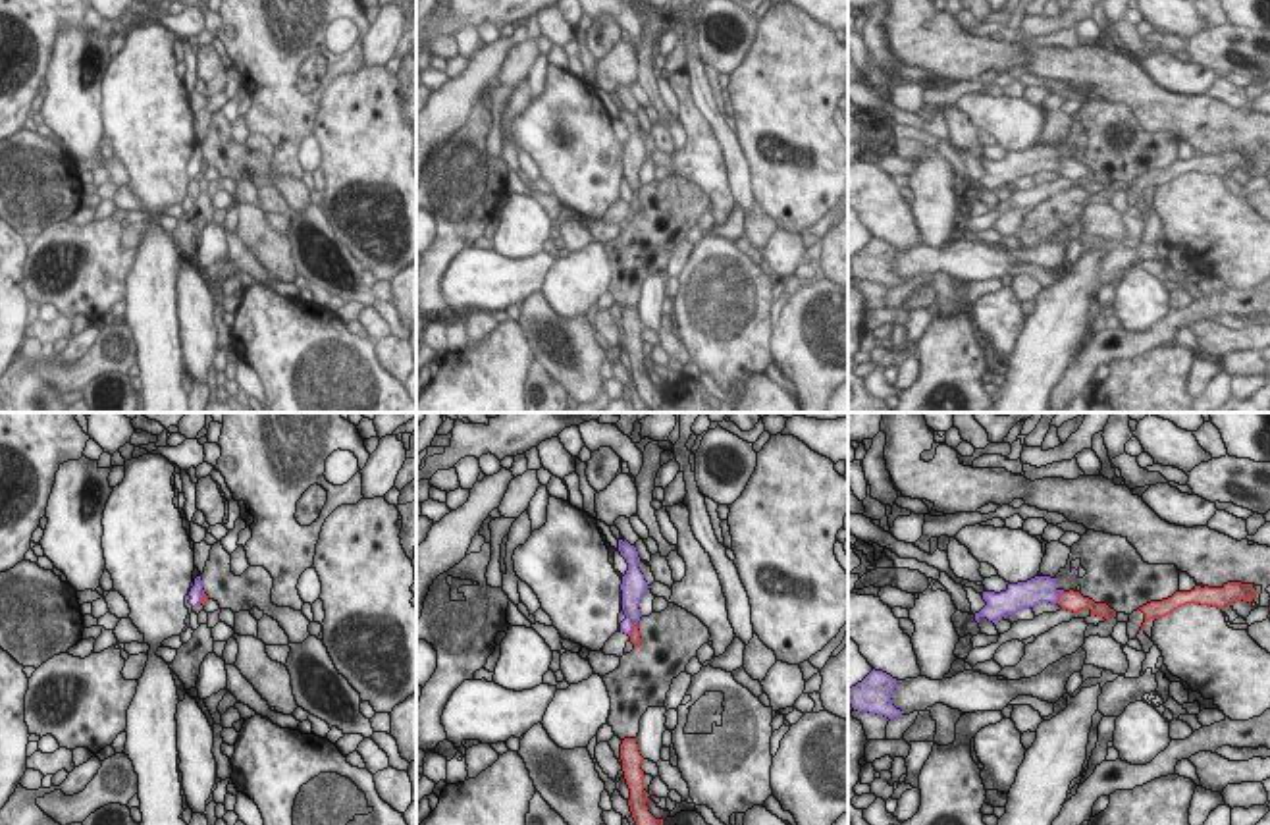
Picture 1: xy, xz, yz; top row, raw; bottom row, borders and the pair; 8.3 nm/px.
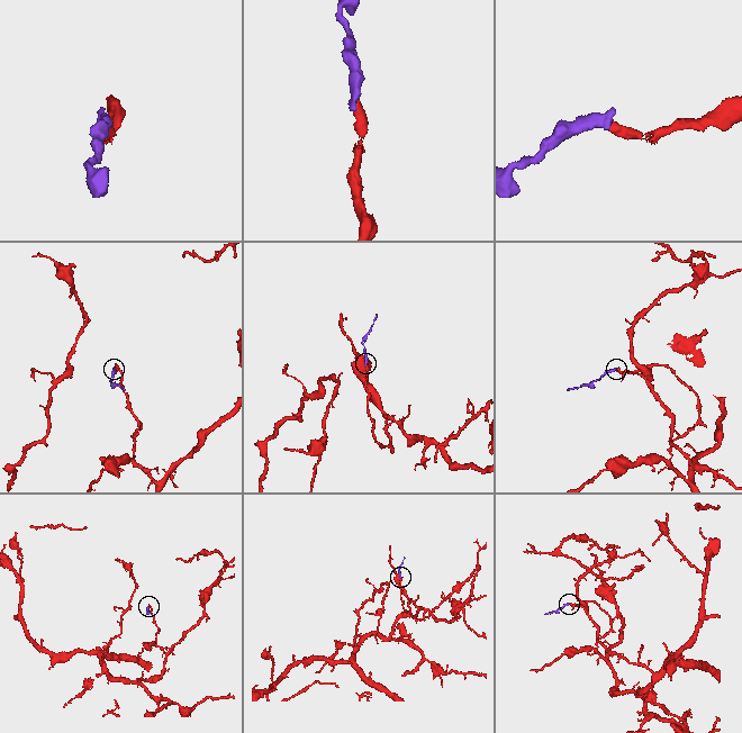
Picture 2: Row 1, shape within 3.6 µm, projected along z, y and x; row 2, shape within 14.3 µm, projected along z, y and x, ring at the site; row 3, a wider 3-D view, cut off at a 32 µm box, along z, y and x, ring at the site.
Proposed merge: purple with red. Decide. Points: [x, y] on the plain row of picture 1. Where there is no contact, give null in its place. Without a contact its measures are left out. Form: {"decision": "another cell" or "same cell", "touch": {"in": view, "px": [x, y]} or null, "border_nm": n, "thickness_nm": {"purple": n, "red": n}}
{"decision": "same cell", "touch": {"in": "yz", "px": [1058, 162]}, "border_nm": 130, "thickness_nm": {"purple": 220, "red": 160}}

